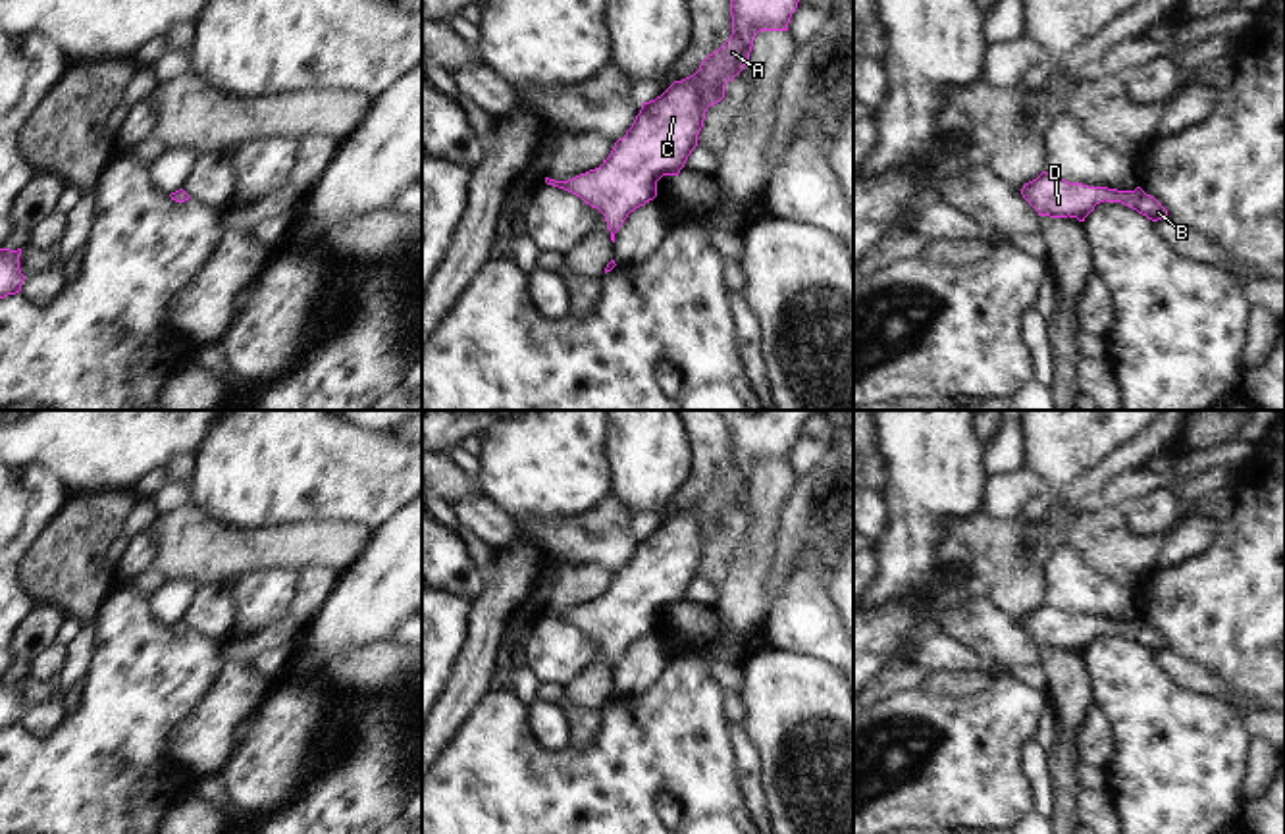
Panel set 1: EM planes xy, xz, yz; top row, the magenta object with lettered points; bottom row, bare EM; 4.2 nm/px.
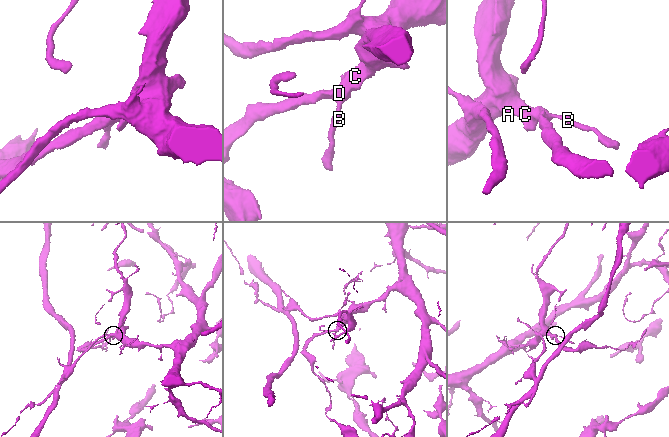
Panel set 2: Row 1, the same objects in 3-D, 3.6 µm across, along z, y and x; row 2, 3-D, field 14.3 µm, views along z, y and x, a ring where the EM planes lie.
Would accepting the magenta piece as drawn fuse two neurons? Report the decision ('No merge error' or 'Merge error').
No merge error

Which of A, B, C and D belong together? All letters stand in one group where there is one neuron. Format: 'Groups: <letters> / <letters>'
Groups: A B C D

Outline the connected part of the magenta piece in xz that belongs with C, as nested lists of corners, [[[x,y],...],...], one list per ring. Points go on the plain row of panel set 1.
[[[717,410],[728,426],[732,466],[699,501],[674,512],[661,528],[643,534],[632,559],[607,591],[568,612],[545,609],[597,639],[611,672],[630,643],[657,628],[663,607],[678,607],[697,578],[709,537],[724,530],[724,516],[749,493],[759,462],[788,462],[801,424],[825,410]]]

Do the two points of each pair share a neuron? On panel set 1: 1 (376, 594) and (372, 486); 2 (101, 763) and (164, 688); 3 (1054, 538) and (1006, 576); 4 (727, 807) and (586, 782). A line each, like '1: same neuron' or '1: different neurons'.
1: different neurons
2: same neuron
3: different neurons
4: same neuron

